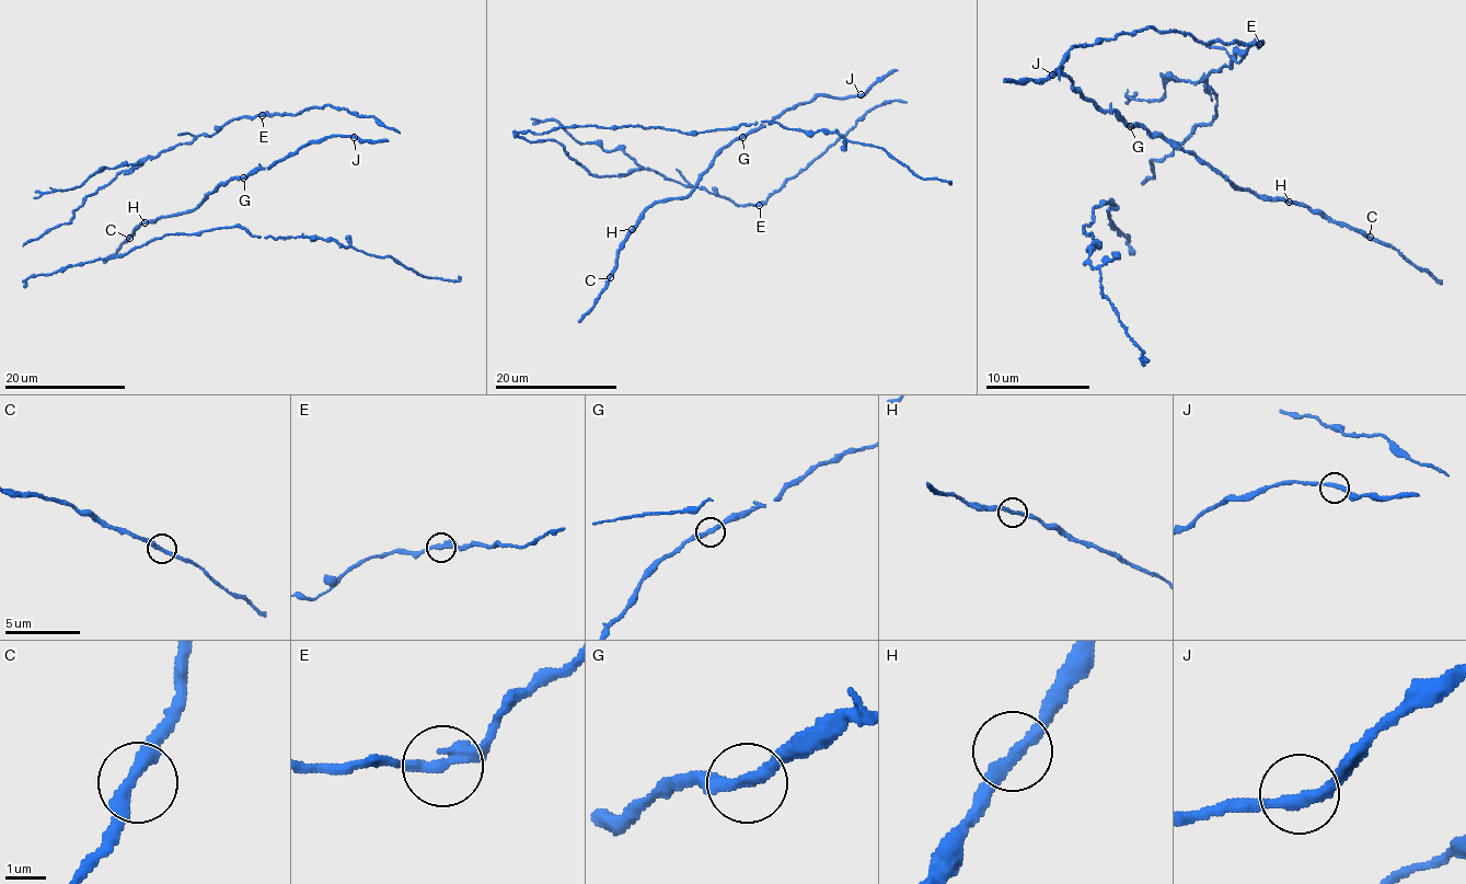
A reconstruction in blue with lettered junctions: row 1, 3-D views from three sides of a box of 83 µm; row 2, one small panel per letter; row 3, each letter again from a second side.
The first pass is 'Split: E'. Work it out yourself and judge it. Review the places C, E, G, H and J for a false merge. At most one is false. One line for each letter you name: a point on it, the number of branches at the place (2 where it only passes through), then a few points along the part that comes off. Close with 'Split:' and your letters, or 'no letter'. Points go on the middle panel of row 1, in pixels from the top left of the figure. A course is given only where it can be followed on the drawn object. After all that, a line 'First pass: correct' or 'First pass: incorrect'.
E: place (759, 205); branches 2; course (759, 205), (736, 205), (651, 170), (597, 176), (566, 155), (558, 142), (528, 141), (516, 135)
Split: E
First pass: correct

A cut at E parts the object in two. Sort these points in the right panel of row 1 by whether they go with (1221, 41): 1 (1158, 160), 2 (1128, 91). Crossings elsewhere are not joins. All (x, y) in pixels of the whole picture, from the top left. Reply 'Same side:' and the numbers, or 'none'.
Same side: none

